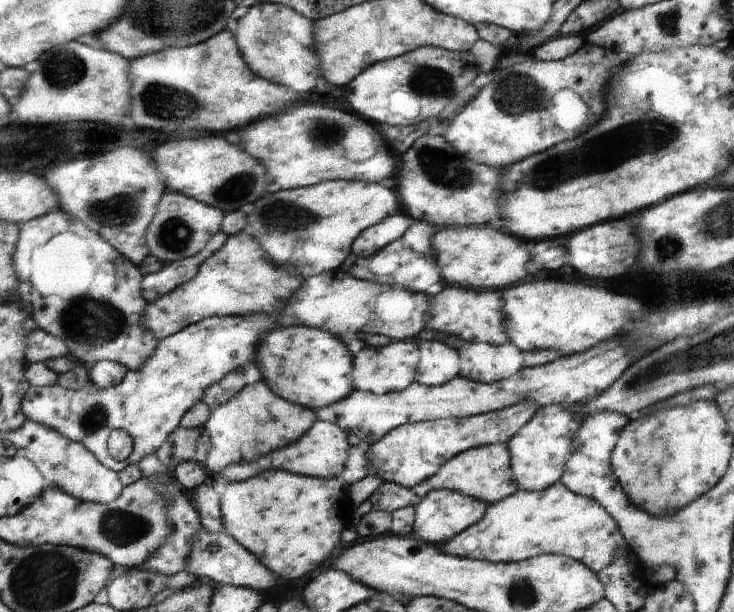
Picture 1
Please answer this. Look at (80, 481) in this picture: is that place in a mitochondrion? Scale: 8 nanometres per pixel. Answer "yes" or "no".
no

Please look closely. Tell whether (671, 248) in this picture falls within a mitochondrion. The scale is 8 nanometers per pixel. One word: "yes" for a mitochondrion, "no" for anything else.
yes

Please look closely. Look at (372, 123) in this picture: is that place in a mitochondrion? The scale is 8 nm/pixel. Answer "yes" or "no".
no

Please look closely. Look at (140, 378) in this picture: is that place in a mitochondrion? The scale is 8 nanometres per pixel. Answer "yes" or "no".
no

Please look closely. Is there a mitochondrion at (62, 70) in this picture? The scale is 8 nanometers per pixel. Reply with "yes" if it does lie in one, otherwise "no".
yes

